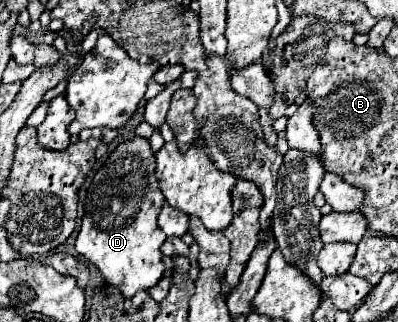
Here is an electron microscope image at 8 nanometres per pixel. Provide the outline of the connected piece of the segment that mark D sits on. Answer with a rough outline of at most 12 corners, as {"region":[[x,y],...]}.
{"region":[[142,136],[88,186],[76,252],[126,298],[166,270]]}

